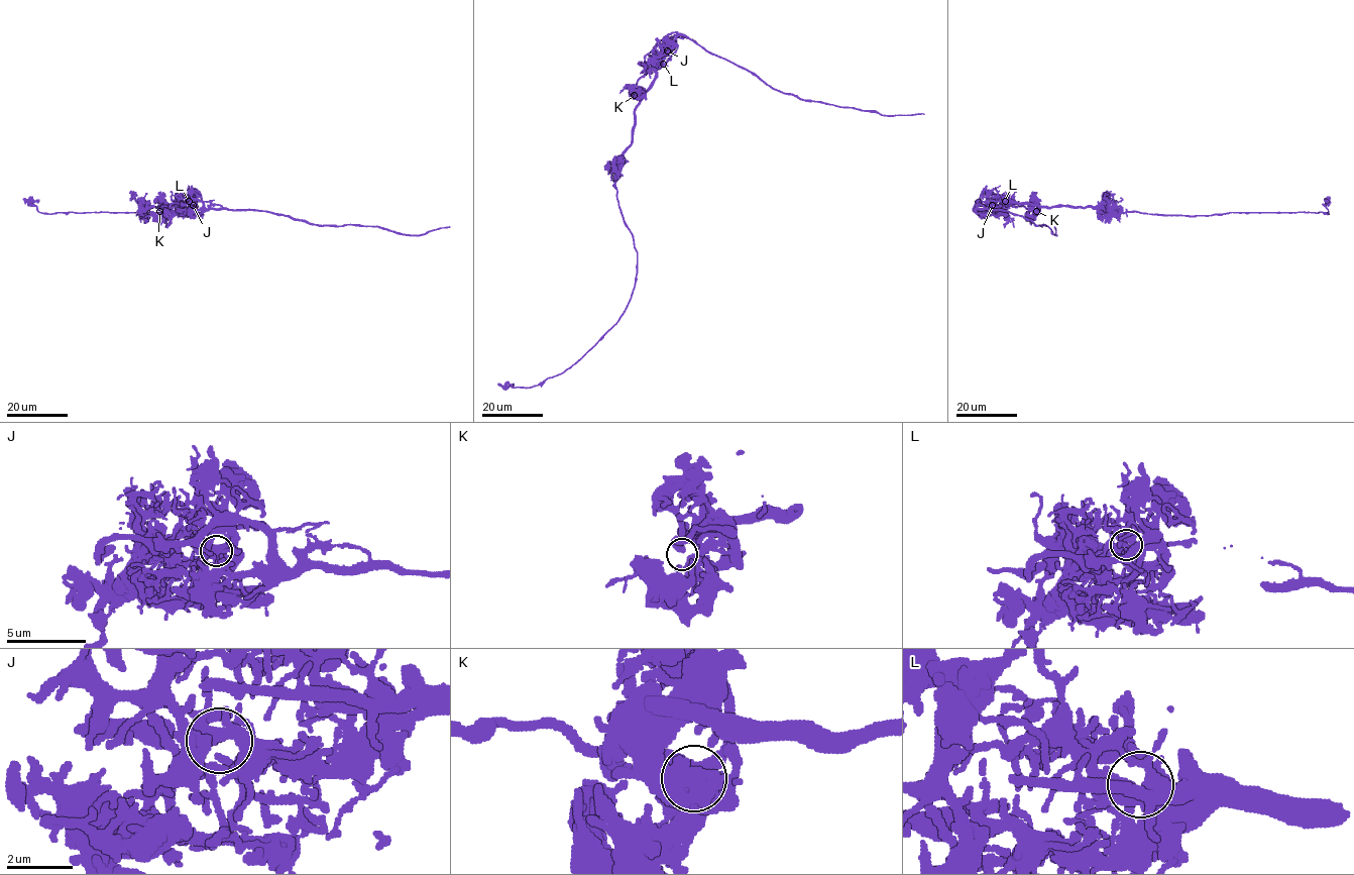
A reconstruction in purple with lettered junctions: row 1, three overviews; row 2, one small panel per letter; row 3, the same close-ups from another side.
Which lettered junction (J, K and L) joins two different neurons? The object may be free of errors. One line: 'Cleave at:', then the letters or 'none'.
Cleave at: J

